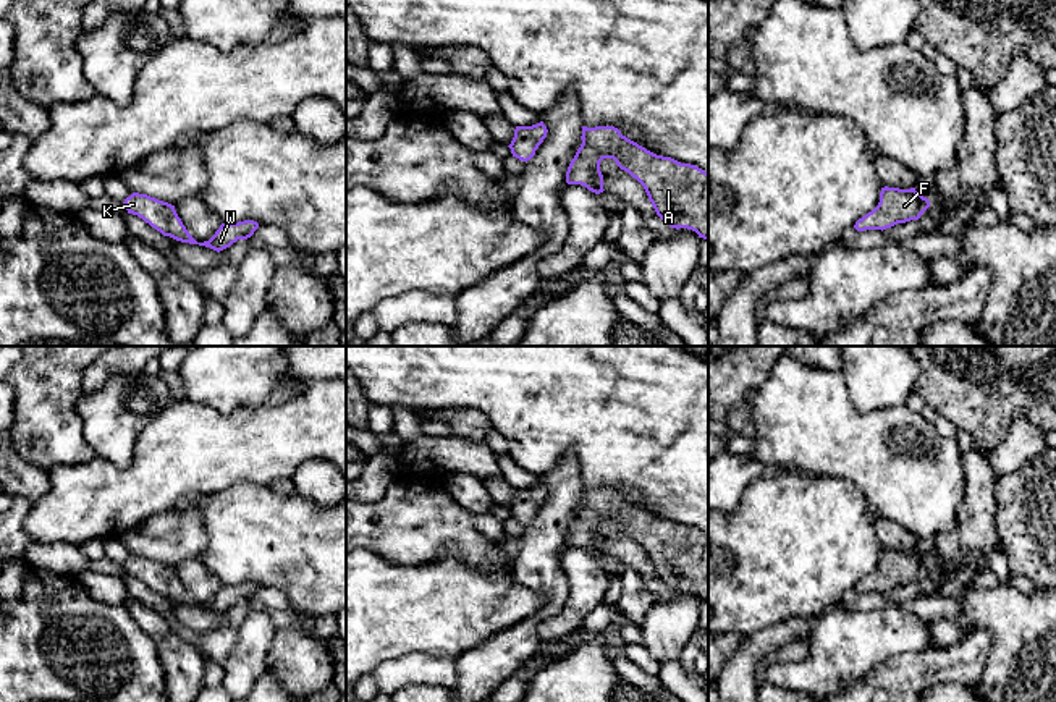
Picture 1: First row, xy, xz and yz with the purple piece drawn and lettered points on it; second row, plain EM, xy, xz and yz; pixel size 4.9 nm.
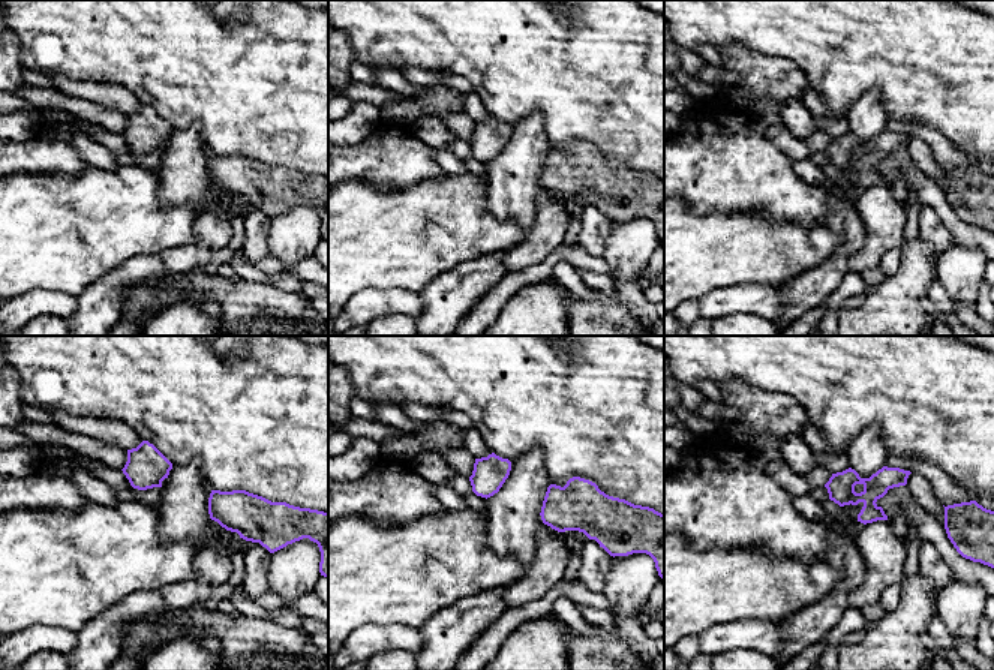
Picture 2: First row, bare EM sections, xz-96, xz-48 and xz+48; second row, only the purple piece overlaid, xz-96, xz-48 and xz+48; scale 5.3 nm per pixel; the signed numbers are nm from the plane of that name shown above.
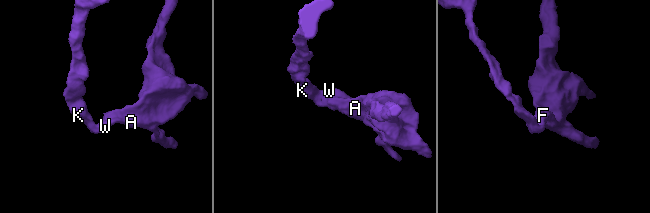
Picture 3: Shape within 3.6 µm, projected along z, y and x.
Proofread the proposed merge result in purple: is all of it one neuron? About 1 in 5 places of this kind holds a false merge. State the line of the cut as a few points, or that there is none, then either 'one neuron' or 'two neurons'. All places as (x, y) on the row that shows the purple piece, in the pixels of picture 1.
no cut | one neuron

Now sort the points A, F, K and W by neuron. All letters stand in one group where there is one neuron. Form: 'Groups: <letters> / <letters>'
Groups: A F K W

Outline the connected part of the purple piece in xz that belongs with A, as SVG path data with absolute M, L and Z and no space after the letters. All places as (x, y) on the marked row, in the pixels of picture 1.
M582 126L582 144L566 171L568 184L603 192L600 162L613 159L645 189L657 215L671 228L687 228L708 239L708 173L657 155L627 139L615 126Z

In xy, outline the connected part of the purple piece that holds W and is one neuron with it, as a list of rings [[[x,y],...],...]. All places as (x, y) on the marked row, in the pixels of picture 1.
[[[133,192],[126,197],[123,205],[128,214],[137,215],[163,236],[170,236],[181,243],[205,246],[217,252],[230,247],[238,239],[251,238],[259,228],[259,223],[254,220],[222,223],[209,241],[197,243],[183,225],[175,205],[139,192]]]

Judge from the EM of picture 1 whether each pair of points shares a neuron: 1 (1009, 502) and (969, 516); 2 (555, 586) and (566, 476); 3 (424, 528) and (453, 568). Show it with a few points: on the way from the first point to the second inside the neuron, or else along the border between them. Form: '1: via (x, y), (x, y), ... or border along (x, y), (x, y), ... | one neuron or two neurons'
1: border along (996, 476), (995, 534), (1001, 544) | two neurons
2: via (550, 558), (550, 524), (561, 503) | one neuron
3: border along (408, 563), (424, 563), (456, 555), (481, 571) | two neurons

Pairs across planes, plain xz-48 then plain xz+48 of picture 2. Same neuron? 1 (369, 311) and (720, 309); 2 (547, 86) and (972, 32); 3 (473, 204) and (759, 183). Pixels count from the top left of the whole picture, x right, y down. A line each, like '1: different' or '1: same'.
1: same
2: same
3: different

